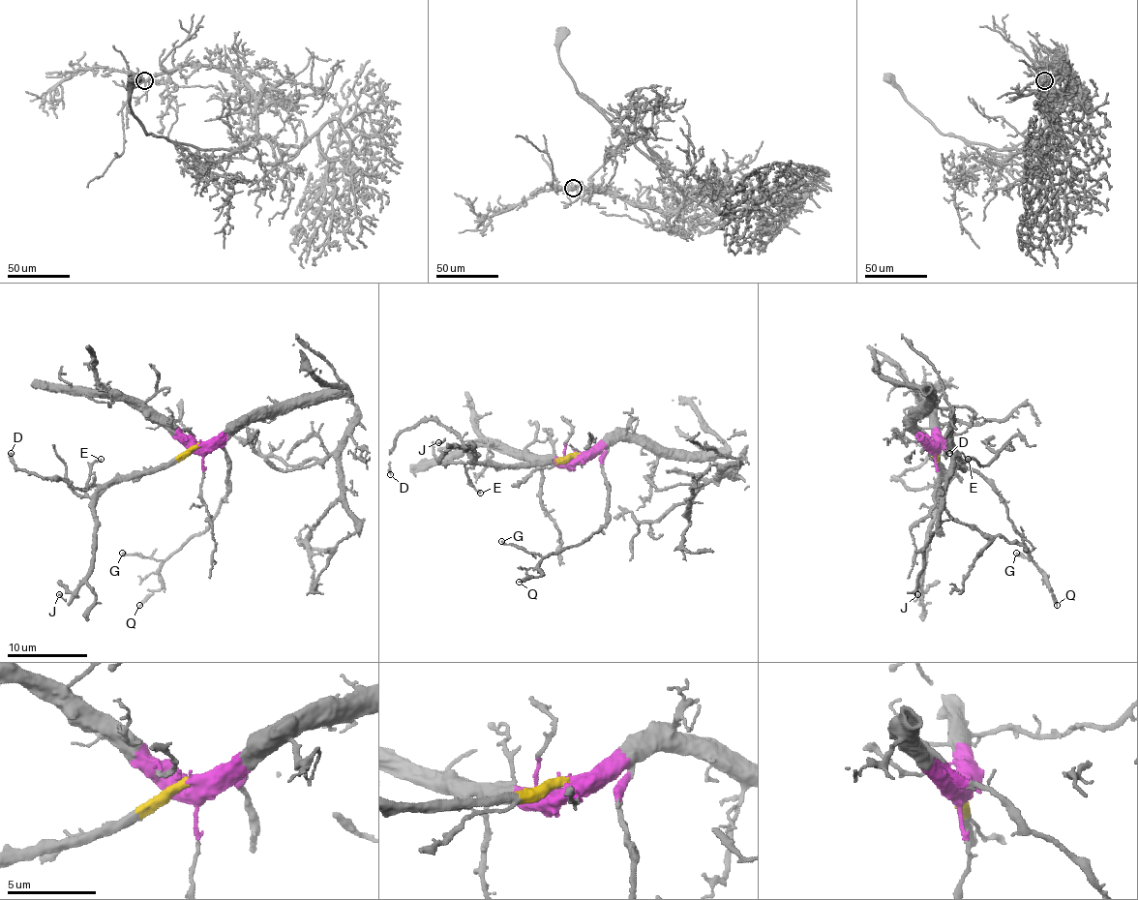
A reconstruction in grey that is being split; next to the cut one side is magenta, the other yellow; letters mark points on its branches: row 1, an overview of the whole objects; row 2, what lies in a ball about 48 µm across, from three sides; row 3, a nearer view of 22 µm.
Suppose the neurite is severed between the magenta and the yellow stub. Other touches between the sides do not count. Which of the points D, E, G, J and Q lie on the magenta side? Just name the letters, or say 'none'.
G, Q

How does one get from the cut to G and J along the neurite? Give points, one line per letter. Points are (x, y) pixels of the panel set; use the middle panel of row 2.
G: (580, 455), (600, 457), (608, 491), (608, 520), (583, 544), (543, 555), (529, 554), (500, 542)
J: (580, 455), (533, 464), (485, 464), (474, 463), (470, 449), (438, 442)

